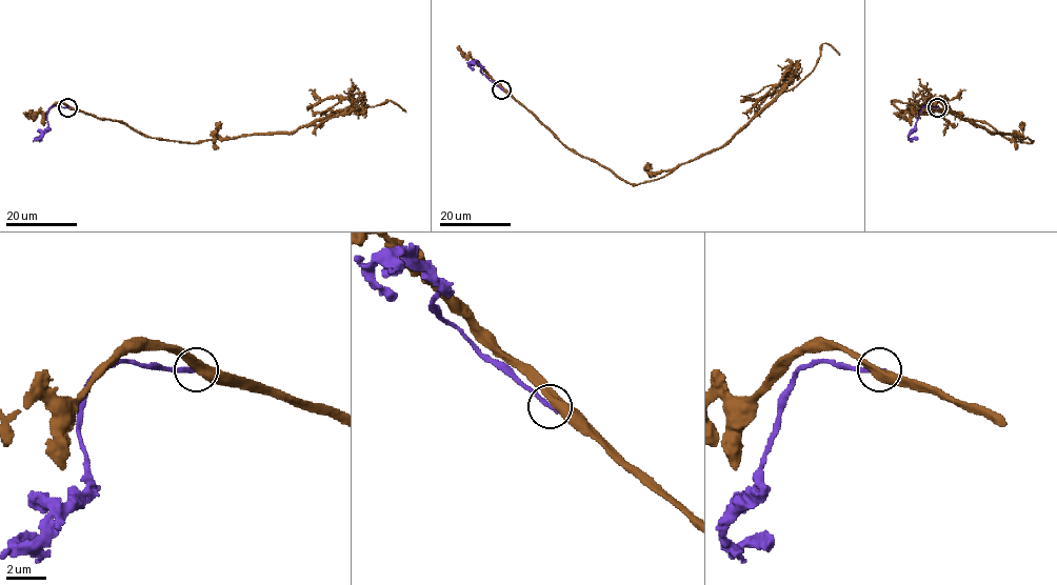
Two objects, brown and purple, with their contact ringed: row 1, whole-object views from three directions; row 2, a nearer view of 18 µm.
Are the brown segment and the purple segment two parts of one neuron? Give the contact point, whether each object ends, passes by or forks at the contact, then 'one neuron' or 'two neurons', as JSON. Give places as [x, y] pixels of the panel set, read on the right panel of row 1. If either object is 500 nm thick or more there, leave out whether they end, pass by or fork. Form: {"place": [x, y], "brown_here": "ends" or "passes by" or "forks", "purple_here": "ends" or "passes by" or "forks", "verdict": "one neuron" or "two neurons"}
{"place": [937, 107], "brown_here": "passes by", "purple_here": "ends", "verdict": "two neurons"}

